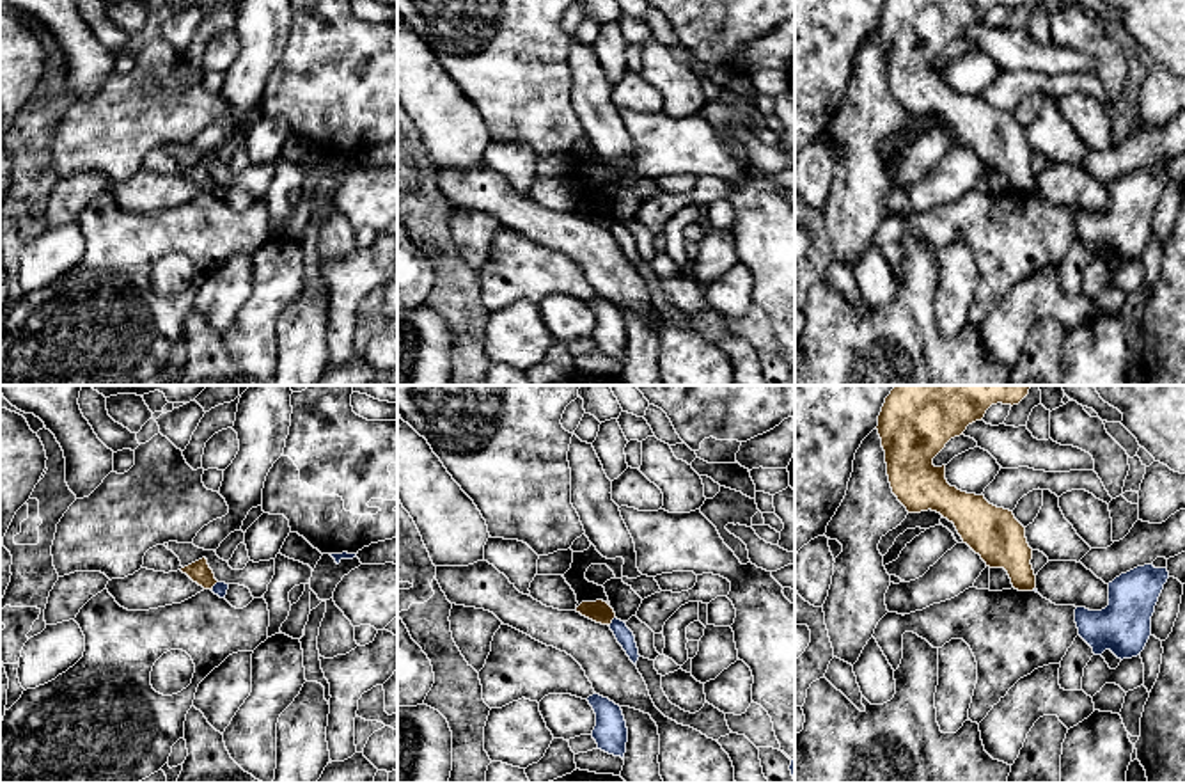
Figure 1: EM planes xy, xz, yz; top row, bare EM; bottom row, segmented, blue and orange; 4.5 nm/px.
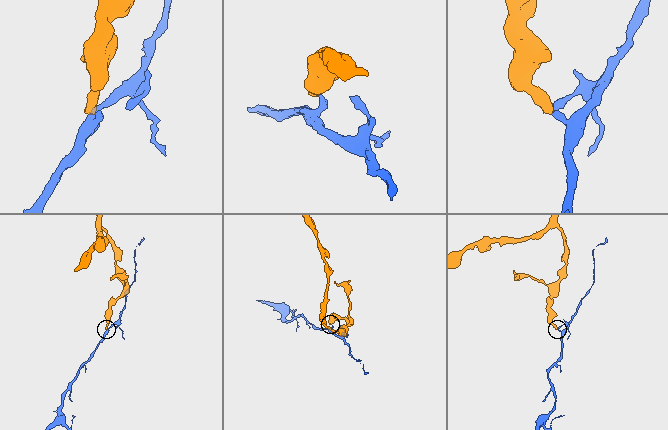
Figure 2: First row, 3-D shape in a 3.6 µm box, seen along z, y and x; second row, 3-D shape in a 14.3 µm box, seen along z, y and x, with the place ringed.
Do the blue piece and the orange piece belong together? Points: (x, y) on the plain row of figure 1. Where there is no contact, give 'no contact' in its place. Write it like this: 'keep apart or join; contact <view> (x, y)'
keep apart; contact xy (213, 189)

